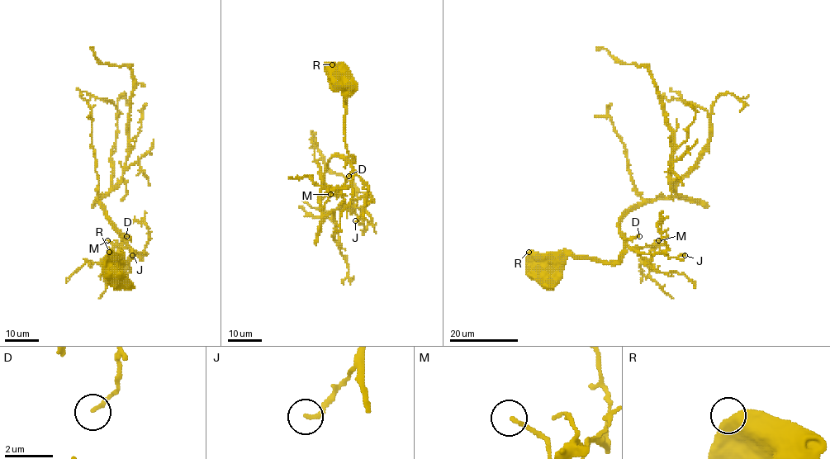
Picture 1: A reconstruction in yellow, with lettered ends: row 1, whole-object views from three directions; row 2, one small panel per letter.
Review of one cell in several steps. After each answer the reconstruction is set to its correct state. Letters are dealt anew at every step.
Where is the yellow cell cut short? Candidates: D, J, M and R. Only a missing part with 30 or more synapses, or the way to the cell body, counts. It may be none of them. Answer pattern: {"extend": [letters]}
{"extend": []}

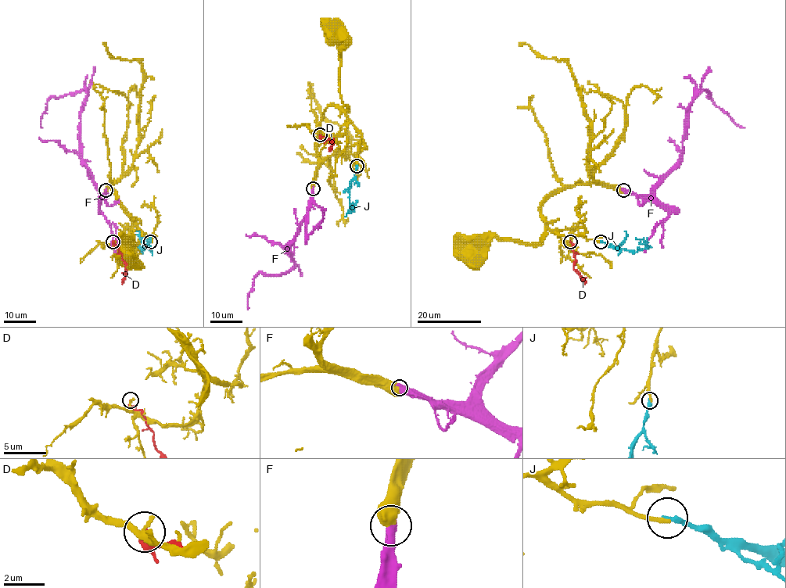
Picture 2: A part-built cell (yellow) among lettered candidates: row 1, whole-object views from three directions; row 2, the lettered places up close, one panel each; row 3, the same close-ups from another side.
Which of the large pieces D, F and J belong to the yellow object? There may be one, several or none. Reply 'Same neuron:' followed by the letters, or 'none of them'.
Same neuron: F

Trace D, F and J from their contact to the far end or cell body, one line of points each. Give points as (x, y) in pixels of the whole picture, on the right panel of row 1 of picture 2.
D: (569, 242), (576, 260), (573, 267), (584, 284)
F: (623, 190), (648, 195), (676, 161), (685, 112), (701, 91), (708, 93), (712, 102), (744, 127)
J: (601, 241), (619, 249), (637, 252), (647, 245), (643, 239), (636, 238)

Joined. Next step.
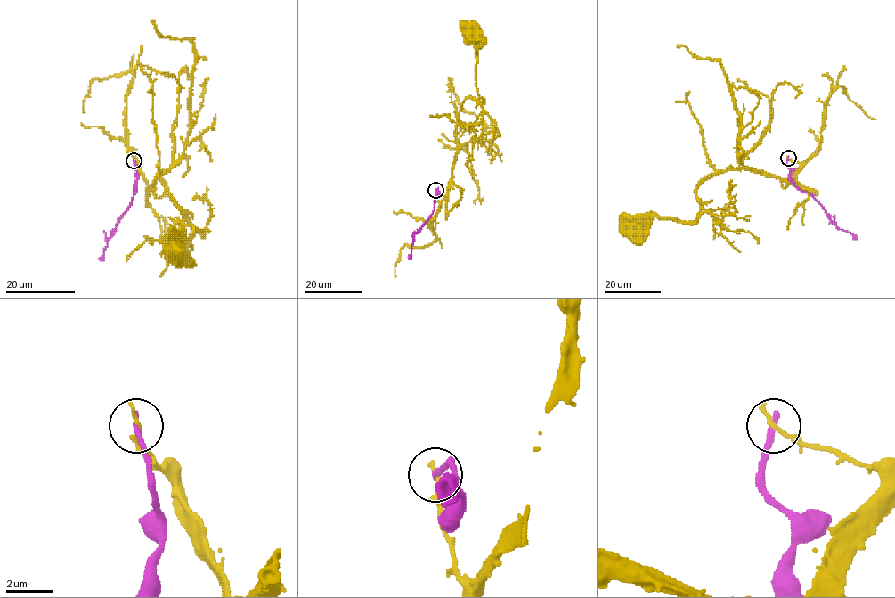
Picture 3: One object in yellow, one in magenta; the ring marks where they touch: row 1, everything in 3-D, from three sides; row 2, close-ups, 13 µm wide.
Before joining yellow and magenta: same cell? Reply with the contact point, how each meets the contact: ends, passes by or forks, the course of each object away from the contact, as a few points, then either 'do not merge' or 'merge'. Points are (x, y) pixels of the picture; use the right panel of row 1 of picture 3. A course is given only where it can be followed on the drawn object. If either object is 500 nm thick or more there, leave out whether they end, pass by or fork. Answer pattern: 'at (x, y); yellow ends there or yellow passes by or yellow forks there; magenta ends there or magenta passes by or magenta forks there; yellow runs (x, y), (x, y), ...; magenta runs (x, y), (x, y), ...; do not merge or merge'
at (788, 158); yellow ends there; magenta ends there; yellow runs (788, 158), (801, 164), (791, 179), (721, 169), (696, 191), (699, 211), (692, 222), (646, 217), (630, 232); magenta runs (788, 159), (787, 167), (793, 183), (809, 192), (839, 228), (849, 232), (857, 240); do not merge

